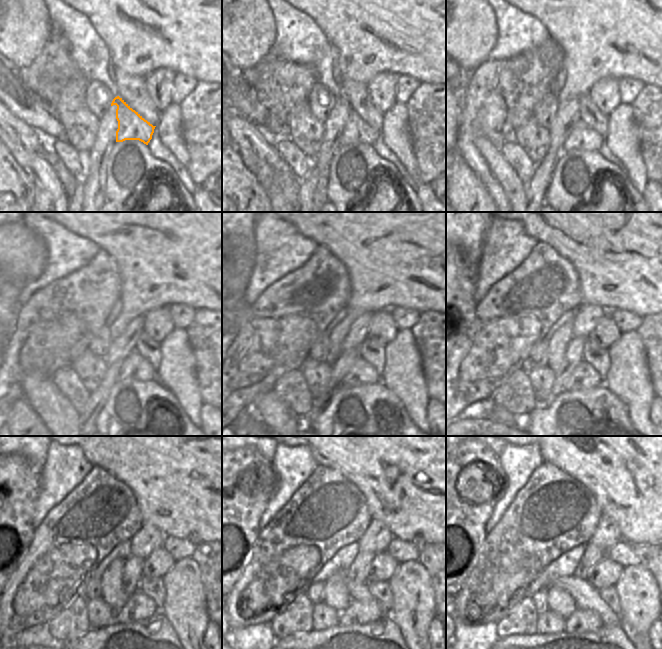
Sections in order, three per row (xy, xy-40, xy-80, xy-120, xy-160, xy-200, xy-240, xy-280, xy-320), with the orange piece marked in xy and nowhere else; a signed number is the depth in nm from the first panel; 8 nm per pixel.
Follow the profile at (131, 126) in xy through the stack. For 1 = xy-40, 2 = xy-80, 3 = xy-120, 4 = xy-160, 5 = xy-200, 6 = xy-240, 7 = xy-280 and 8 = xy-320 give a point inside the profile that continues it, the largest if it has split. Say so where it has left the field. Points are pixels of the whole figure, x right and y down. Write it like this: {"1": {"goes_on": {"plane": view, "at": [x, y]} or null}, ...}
{"1": {"goes_on": {"plane": "xy-40", "at": [356, 131]}}, "2": {"goes_on": {"plane": "xy-80", "at": [582, 137]}}, "3": {"goes_on": {"plane": "xy-120", "at": [136, 367]}}, "4": {"goes_on": {"plane": "xy-160", "at": [361, 372]}}, "5": {"goes_on": {"plane": "xy-200", "at": [583, 377]}}, "6": {"goes_on": {"plane": "xy-240", "at": [139, 606]}}, "7": {"goes_on": {"plane": "xy-280", "at": [360, 612]}}, "8": {"goes_on": {"plane": "xy-320", "at": [581, 620]}}}

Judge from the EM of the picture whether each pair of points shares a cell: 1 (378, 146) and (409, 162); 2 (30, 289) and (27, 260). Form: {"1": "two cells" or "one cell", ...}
{"1": "two cells", "2": "two cells"}

